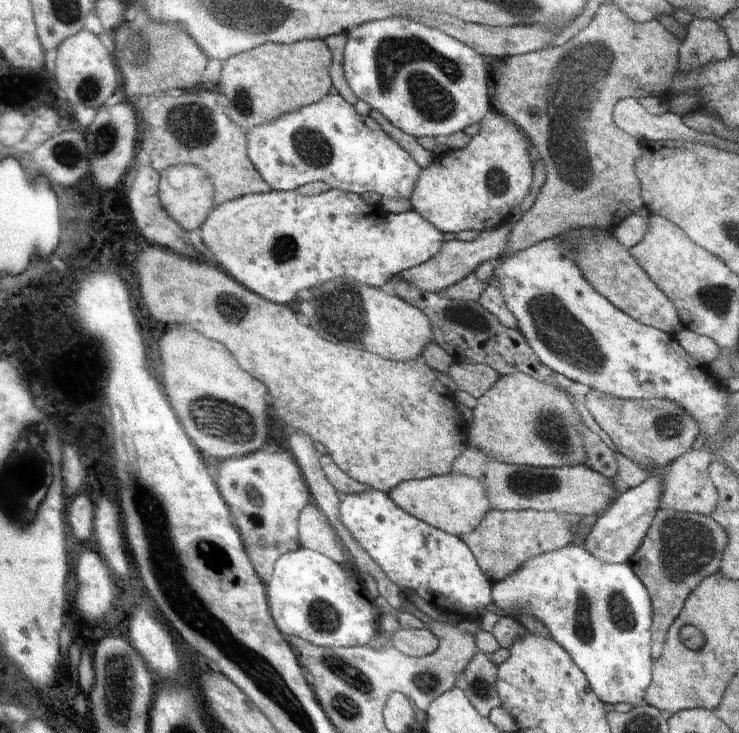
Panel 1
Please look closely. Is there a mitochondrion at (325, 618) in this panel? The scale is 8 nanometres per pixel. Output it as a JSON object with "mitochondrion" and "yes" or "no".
{"mitochondrion":"yes"}

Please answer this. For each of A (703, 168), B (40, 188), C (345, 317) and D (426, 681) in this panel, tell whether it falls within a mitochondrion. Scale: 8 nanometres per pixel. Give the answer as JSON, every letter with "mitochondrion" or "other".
{"A":"other","B":"other","C":"mitochondrion","D":"mitochondrion"}

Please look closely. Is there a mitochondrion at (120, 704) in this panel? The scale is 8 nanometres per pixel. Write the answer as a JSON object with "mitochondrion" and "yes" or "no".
{"mitochondrion":"no"}

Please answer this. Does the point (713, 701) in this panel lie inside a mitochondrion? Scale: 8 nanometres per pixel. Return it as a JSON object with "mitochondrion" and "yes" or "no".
{"mitochondrion":"no"}

